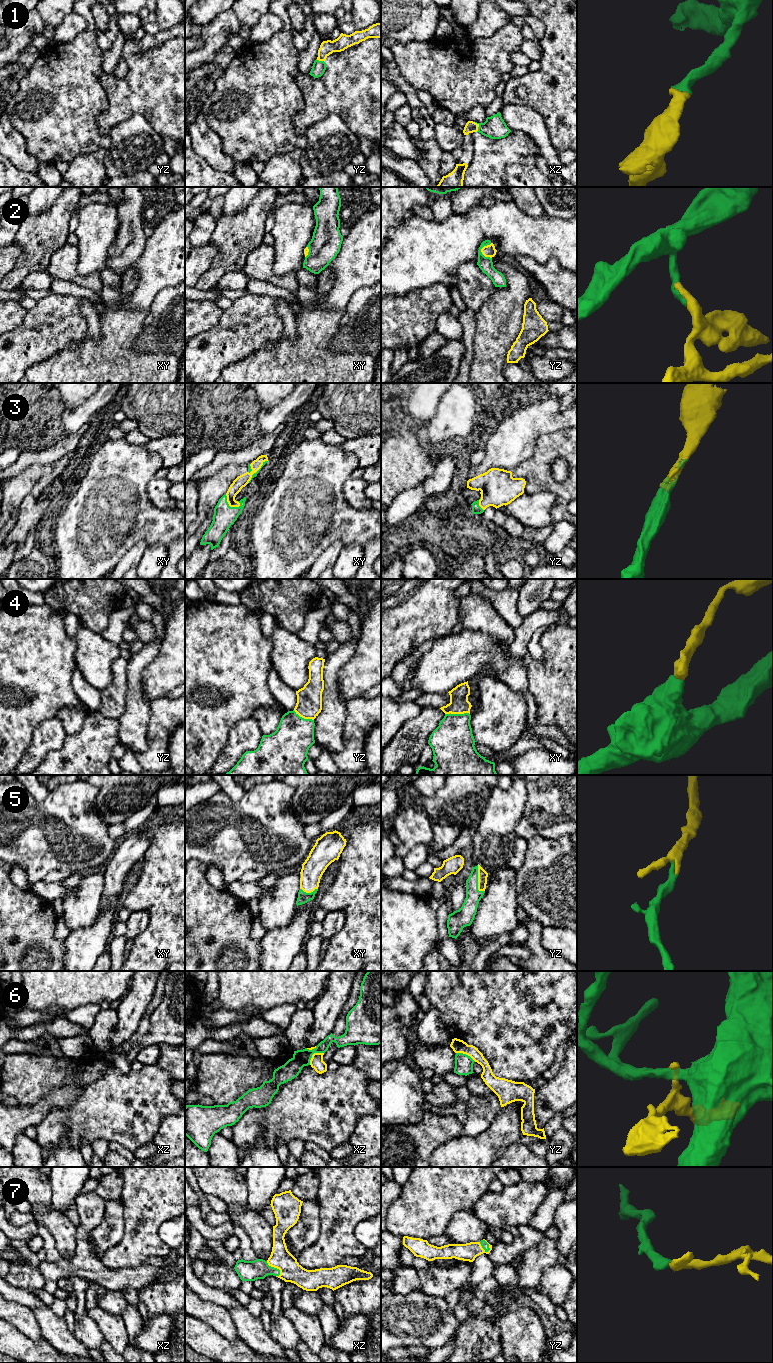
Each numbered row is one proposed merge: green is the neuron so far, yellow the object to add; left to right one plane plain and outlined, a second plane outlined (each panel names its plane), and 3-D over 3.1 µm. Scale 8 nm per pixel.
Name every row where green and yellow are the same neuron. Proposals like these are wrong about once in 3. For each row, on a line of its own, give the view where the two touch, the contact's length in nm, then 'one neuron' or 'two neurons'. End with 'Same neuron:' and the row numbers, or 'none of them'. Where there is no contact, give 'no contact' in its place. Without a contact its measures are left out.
1: xz | 80 nm | one neuron
2: yz | 130 nm | one neuron
3: xy | 160 nm | one neuron
4: xy | 200 nm | two neurons
5: yz | 220 nm | one neuron
6: xz | 160 nm | two neurons
7: yz | 120 nm | one neuron
Same neuron: 1, 2, 3, 5, 7

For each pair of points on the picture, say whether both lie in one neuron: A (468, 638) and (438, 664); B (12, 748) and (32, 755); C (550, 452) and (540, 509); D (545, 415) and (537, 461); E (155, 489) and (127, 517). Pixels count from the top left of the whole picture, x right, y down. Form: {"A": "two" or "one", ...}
{"A": "one", "B": "two", "C": "two", "D": "two", "E": "two"}

